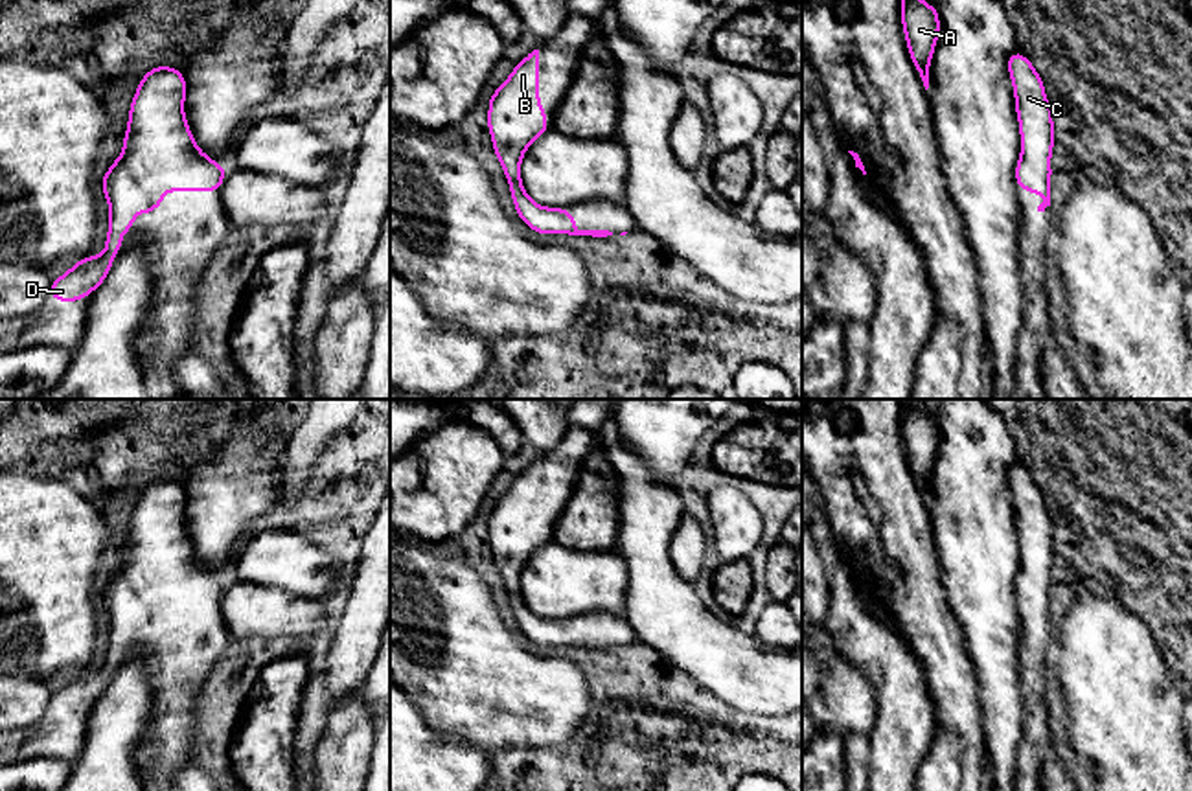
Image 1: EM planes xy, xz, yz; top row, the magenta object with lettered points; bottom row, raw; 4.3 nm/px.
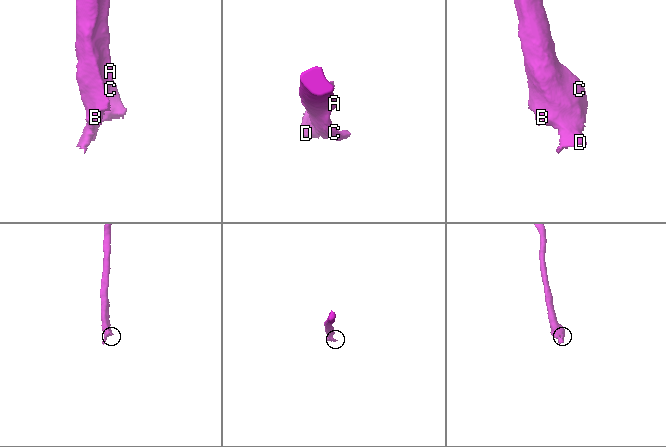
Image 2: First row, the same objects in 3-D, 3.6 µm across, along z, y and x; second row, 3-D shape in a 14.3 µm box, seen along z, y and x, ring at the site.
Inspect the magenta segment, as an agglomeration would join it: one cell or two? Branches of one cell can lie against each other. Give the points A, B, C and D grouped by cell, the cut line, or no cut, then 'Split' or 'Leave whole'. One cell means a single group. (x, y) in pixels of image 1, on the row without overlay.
Groups: A B C D. No split. Leave whole

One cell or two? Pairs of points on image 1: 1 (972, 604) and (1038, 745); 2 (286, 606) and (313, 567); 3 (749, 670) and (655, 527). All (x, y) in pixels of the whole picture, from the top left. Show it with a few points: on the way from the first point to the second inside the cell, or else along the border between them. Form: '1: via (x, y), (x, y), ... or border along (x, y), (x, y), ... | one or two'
1: border along (1021, 674), (1025, 729), (1016, 758) | two
2: border along (251, 584), (278, 587), (317, 600) | two
3: via (710, 641), (655, 585), (655, 565) | one

